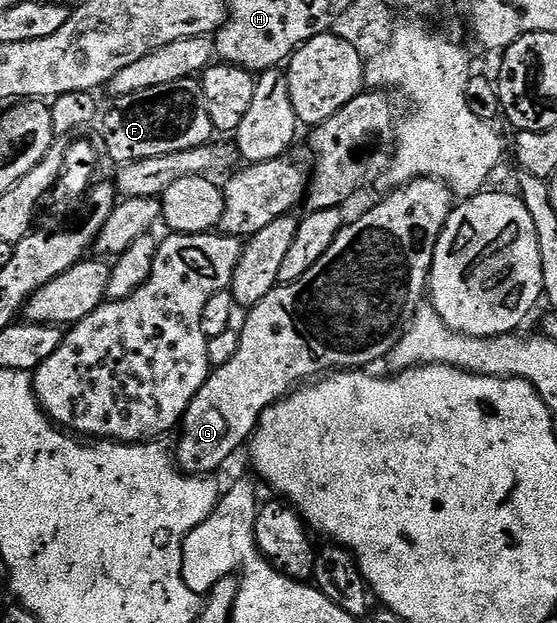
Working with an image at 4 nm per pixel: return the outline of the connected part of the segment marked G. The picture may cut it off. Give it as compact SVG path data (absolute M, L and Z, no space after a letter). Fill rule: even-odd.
M418 178L397 186L395 189L392 189L392 192L381 203L374 204L365 215L358 216L353 223L352 220L345 222L344 227L338 233L338 237L334 237L334 242L330 244L330 249L326 249L326 253L322 253L322 257L318 257L318 261L314 261L314 265L310 265L310 269L306 269L306 273L302 273L302 277L298 277L298 281L280 283L270 293L266 293L266 297L262 297L262 301L258 301L258 305L247 308L245 315L248 316L244 319L244 328L239 328L236 348L230 357L230 361L219 364L209 374L208 380L202 385L202 389L198 389L198 393L194 393L194 401L190 401L184 418L178 424L180 440L176 443L176 451L174 447L174 462L176 466L185 475L211 476L213 473L216 473L212 471L218 470L243 443L245 446L251 440L256 430L256 422L259 421L261 413L267 407L272 406L273 403L280 402L297 385L303 384L305 381L315 380L325 373L364 369L369 366L367 363L376 363L379 359L381 362L381 360L389 355L394 345L400 340L400 336L404 334L404 328L411 323L413 316L416 315L416 310L422 301L420 297L423 293L425 296L425 293L429 290L434 249L438 245L438 237L450 217L453 206L454 196L452 191L440 179Z

